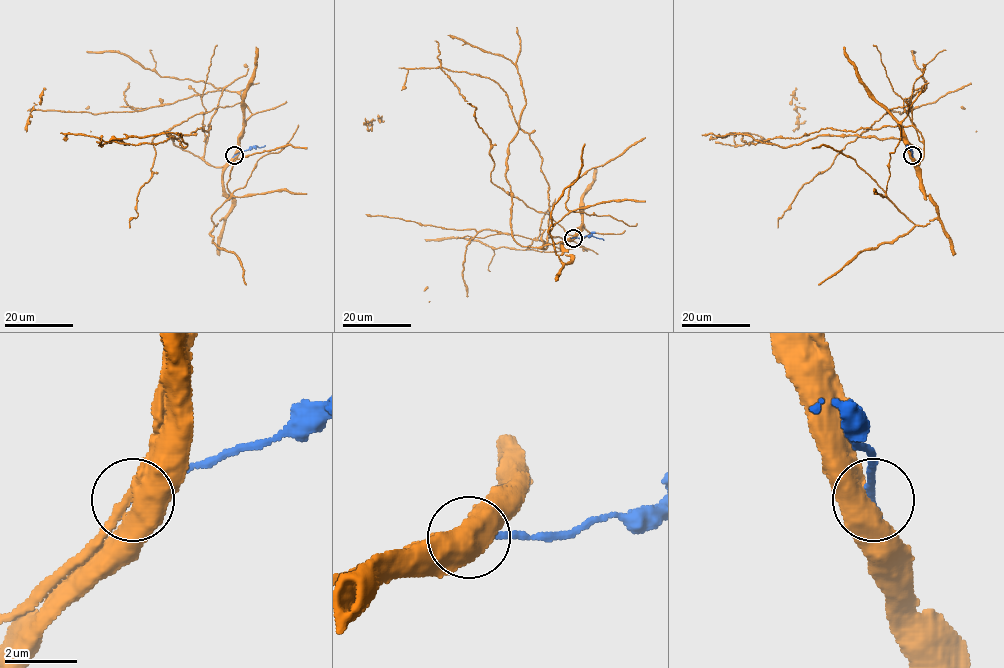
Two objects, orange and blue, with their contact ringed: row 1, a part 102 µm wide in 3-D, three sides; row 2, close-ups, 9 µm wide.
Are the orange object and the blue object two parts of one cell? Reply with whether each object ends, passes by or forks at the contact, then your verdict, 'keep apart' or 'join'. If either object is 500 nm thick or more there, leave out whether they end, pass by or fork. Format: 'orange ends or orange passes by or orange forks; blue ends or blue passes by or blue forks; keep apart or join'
keep apart

